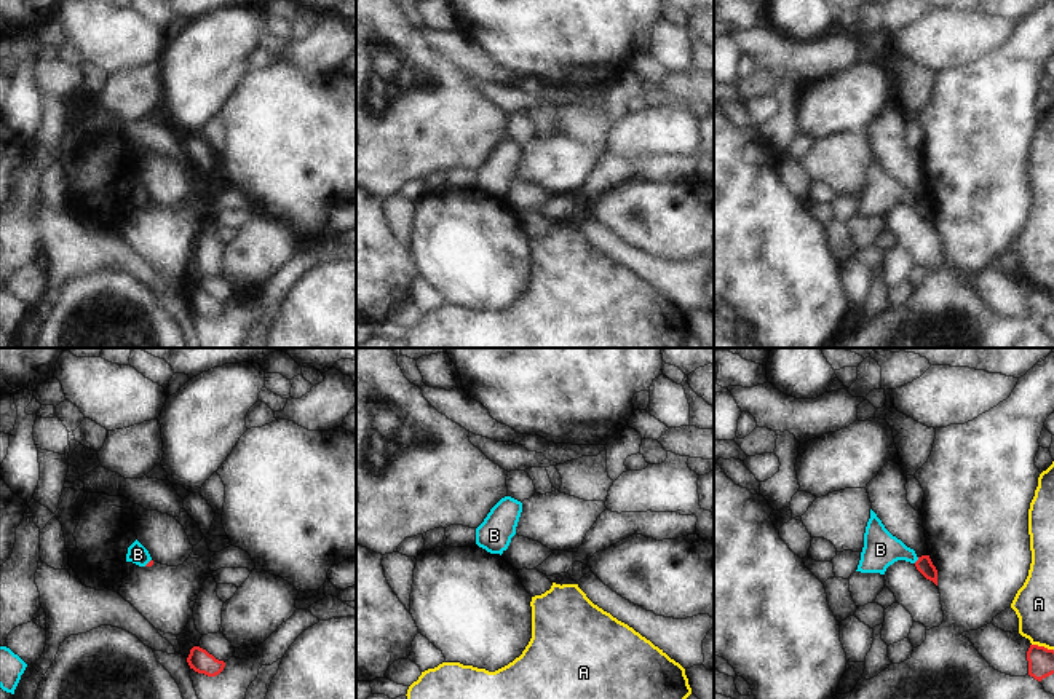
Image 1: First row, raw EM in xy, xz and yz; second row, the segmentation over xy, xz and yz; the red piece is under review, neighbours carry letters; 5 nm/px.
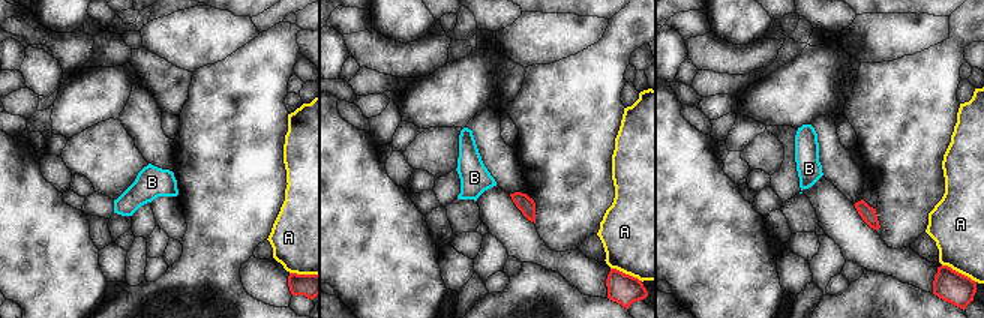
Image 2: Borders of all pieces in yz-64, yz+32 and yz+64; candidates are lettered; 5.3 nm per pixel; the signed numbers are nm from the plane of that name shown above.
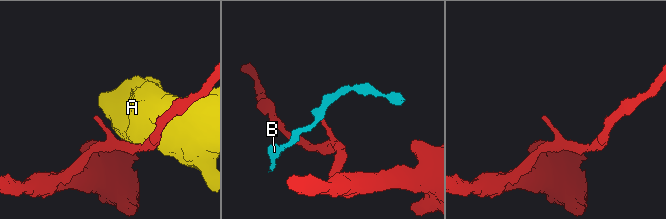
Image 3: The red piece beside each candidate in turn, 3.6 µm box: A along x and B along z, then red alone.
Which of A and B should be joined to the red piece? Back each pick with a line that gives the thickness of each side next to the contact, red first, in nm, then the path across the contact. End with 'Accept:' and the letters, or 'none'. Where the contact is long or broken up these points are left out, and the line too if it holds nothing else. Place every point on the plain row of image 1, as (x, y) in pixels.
Accept: none

